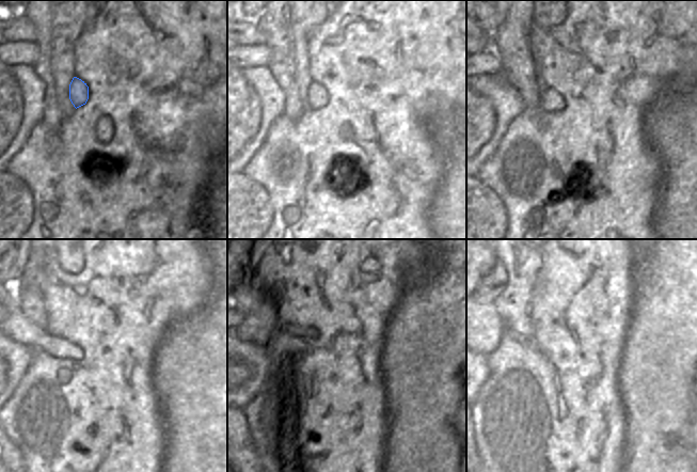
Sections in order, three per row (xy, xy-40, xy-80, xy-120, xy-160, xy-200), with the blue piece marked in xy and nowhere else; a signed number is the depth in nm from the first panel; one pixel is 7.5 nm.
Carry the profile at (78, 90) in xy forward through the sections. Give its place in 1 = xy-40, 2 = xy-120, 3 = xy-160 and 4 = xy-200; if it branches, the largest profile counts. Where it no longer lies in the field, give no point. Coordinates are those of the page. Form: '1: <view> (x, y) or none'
1: xy-40 (317, 96)
2: xy-120 (20, 329)
3: xy-160 (254, 328)
4: xy-200 (488, 327)

